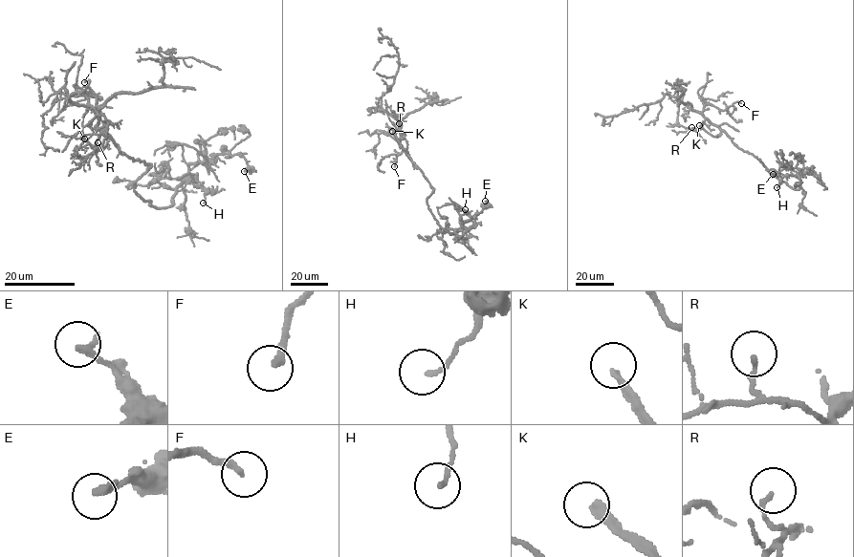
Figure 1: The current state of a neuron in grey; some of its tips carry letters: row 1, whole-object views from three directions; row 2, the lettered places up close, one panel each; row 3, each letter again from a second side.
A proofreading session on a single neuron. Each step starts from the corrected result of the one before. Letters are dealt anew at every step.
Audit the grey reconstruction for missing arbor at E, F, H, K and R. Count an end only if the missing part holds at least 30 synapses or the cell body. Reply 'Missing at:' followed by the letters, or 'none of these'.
Missing at: F, K

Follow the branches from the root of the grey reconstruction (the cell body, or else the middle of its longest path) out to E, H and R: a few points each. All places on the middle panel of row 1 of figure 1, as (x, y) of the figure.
E: (415, 164), (433, 189), (426, 201), (427, 207), (437, 224), (450, 234), (488, 205), (485, 201)
H: (415, 164), (433, 189), (426, 203), (441, 227), (450, 234), (458, 230), (465, 209)
R: (415, 164), (401, 142), (404, 133), (399, 132), (399, 123)

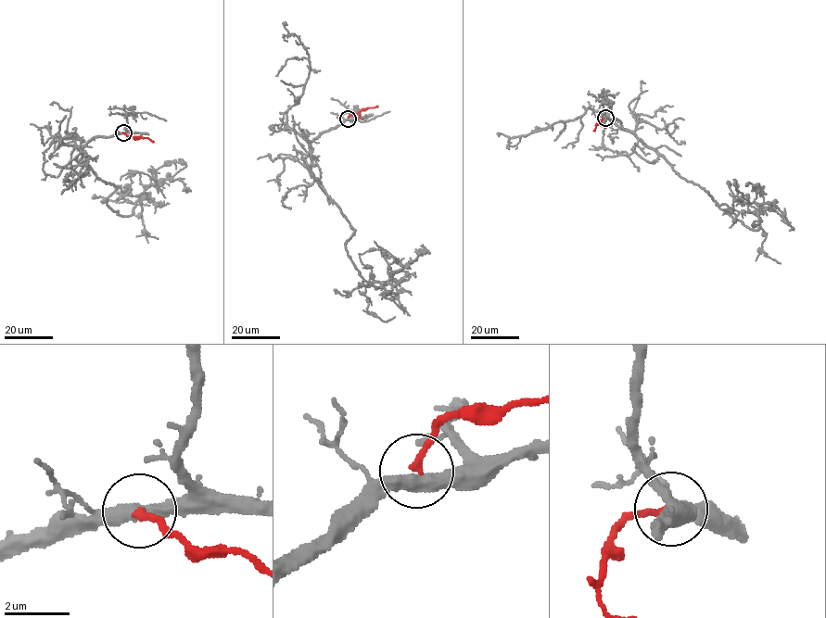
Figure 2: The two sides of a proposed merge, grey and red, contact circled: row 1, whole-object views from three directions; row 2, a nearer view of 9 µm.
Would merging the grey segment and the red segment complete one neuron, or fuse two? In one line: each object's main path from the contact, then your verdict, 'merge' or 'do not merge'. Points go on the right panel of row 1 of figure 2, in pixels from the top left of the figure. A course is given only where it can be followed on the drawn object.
grey runs (605, 118), (616, 118), (681, 177), (756, 231), (759, 206), (742, 202), (729, 182), (730, 188); red runs (605, 118), (595, 125), (593, 131); do not merge

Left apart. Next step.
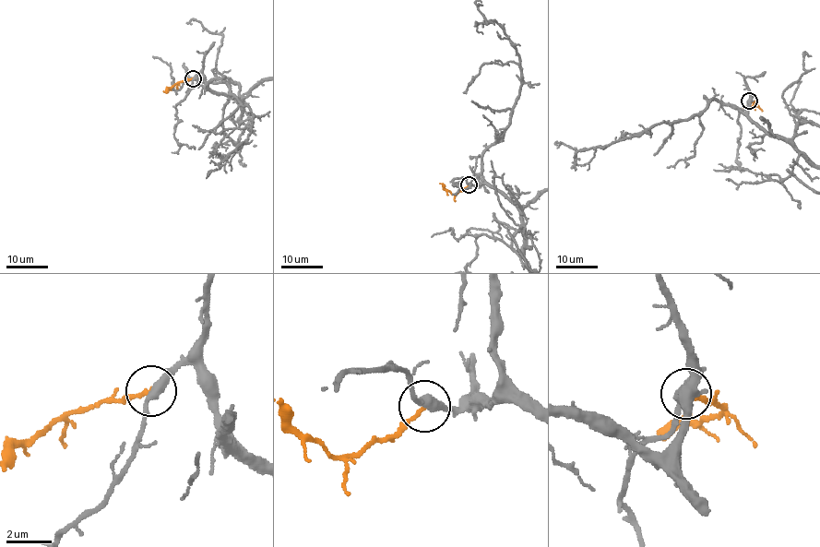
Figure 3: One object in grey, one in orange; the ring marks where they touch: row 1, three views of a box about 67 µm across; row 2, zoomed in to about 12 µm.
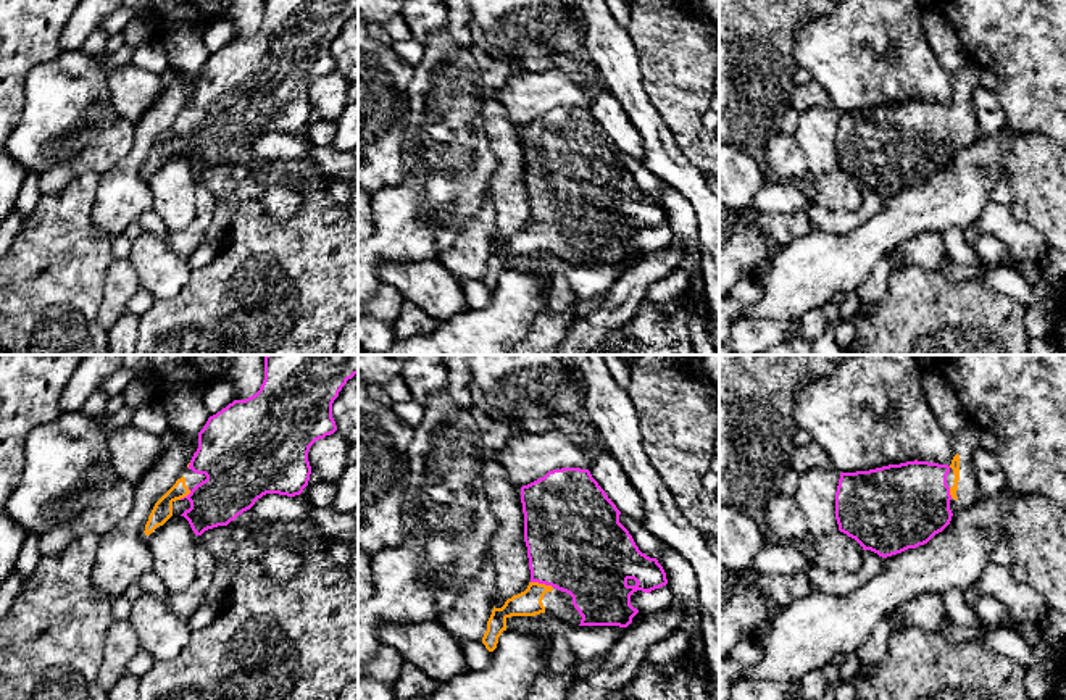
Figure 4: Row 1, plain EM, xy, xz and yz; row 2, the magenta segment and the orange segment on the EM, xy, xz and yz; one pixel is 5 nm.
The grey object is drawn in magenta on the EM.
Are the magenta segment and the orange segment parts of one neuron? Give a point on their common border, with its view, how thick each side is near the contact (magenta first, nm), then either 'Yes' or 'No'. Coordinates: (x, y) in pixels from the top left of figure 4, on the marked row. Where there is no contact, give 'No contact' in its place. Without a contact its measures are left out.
Touches magenta at xz (542, 583). Thickness 480 nm (magenta) against 130 nm. Yes

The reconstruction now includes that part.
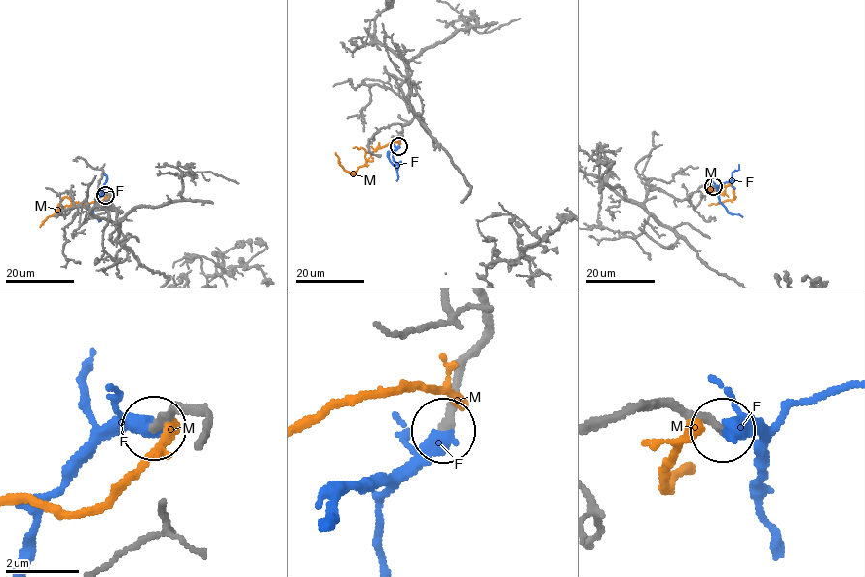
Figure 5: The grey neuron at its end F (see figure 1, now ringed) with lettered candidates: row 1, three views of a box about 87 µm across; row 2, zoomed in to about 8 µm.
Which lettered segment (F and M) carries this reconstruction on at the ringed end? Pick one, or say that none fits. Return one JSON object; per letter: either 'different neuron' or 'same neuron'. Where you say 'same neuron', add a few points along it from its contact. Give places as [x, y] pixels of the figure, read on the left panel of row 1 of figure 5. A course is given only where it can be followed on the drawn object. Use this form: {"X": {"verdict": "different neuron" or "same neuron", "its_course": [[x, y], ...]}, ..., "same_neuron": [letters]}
{"F": {"verdict": "same neuron", "its_course": [[105, 196], [94, 203], [93, 211], [101, 219], [99, 221]]}, "M": {"verdict": "different neuron"}, "same_neuron": ["F"]}

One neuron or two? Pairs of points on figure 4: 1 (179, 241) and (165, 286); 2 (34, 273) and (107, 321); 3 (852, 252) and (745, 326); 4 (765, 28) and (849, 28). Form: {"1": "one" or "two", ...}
{"1": "two", "2": "two", "3": "two", "4": "two"}

